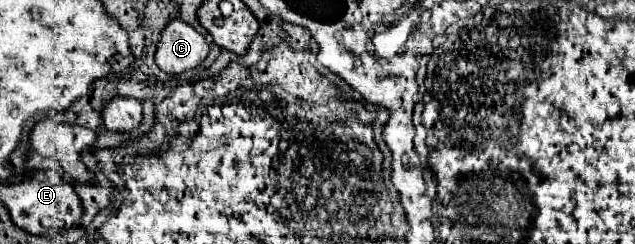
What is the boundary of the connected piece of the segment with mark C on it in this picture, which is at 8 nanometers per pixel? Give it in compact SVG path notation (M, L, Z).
M169 21L161 33L155 51L155 63L165 73L183 73L197 67L209 53L209 45L201 33L187 23Z

